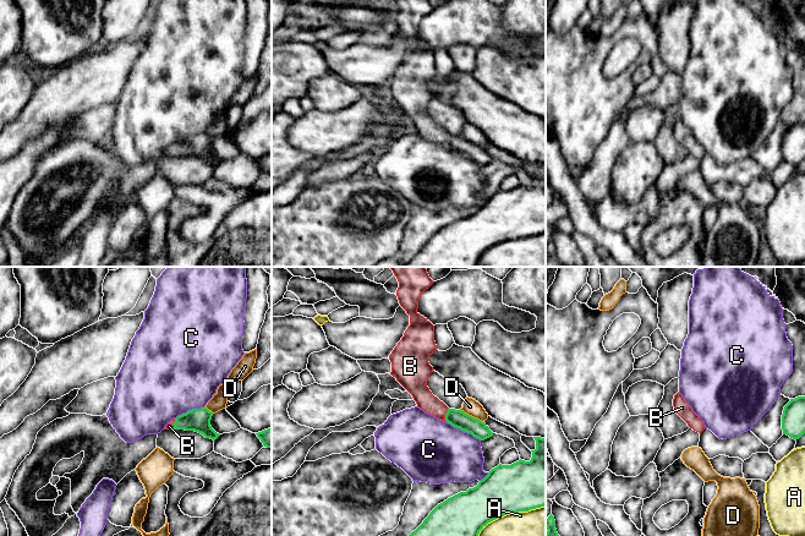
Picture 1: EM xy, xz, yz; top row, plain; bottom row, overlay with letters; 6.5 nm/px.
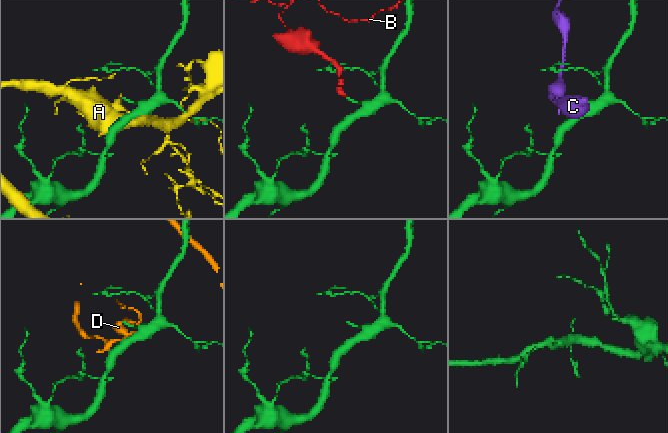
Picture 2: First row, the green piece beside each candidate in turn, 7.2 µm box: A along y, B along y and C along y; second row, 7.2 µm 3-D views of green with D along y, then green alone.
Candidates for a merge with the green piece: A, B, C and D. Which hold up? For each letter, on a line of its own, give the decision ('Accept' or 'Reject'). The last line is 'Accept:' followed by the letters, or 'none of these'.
A: Reject
B: Accept
C: Reject
D: Reject
Accept: B

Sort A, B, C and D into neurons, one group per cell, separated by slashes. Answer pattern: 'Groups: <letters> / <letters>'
Groups: A / B / C / D

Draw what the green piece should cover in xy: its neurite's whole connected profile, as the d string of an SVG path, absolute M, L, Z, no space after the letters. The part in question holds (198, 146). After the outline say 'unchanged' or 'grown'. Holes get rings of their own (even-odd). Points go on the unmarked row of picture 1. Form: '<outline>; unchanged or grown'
M207 133L192 135L171 146L164 155L195 157L203 160L206 164L215 166L220 160L210 152L212 142L213 138Z; grown

